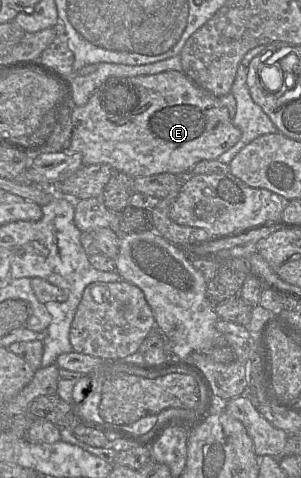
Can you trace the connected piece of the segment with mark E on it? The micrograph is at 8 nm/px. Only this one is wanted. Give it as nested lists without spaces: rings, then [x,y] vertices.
[[[166,71],[152,75],[139,76],[109,75],[91,91],[84,104],[76,105],[68,98],[66,103],[59,109],[57,121],[49,142],[40,151],[32,153],[30,156],[37,153],[51,152],[80,153],[84,166],[91,164],[107,164],[114,171],[125,173],[132,178],[161,173],[189,175],[190,170],[198,162],[202,160],[217,159],[221,154],[235,145],[240,137],[241,131],[234,125],[227,108],[223,105],[220,98],[198,86],[185,75],[183,71]]]

